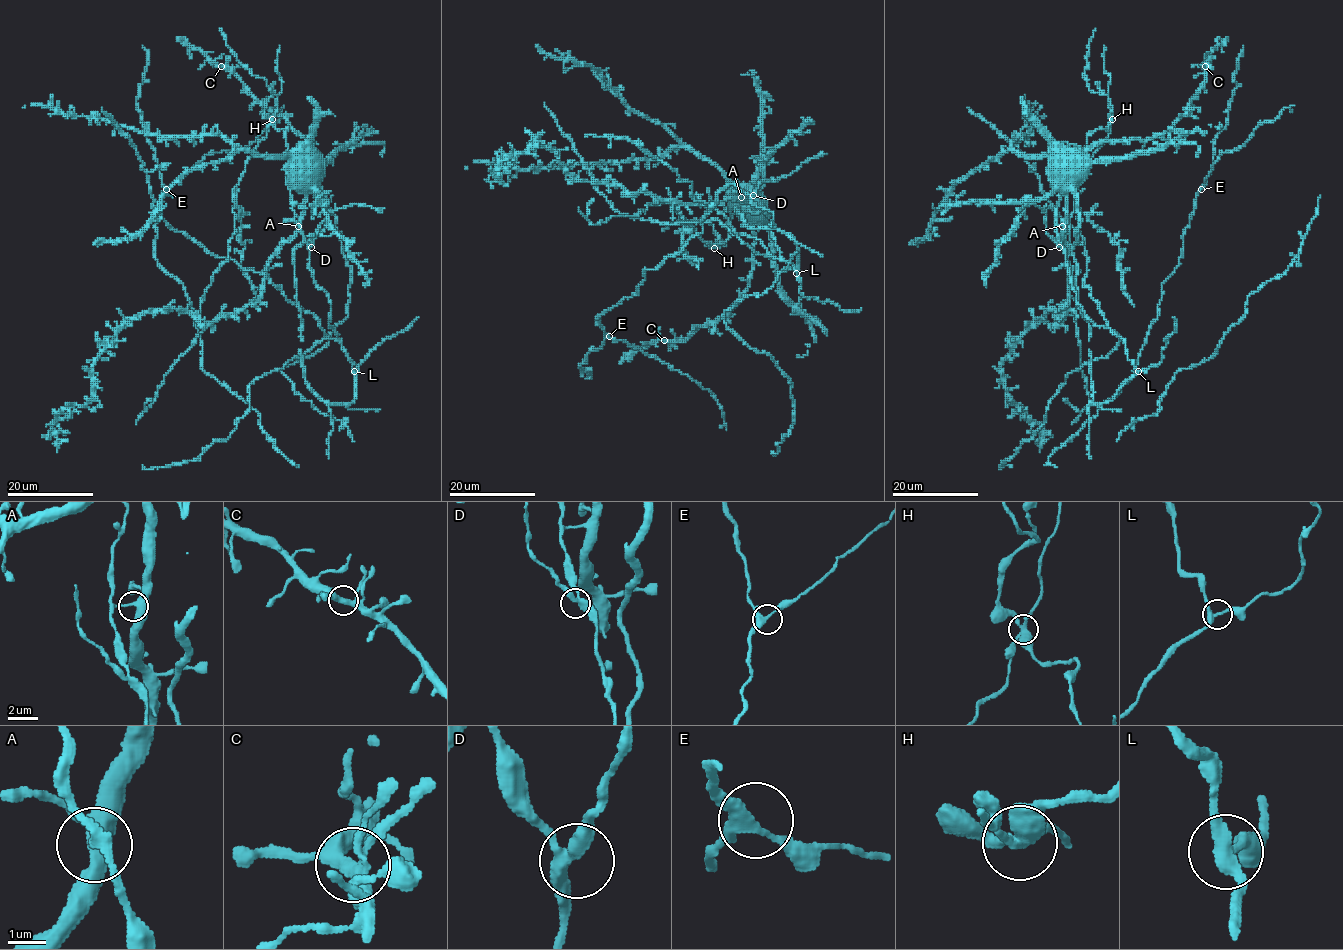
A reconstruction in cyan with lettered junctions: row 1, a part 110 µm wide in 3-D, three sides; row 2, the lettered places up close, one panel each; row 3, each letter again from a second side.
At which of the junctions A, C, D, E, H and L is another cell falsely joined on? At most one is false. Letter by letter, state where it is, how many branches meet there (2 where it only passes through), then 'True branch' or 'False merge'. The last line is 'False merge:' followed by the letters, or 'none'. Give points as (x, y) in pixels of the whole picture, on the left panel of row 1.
A: Place: (298, 226). Branches: 4. True branch
C: Place: (221, 66). Branches: 4. True branch
D: Place: (311, 247). Branches: 3. True branch
E: Place: (166, 189). Branches: 3. True branch
H: Place: (272, 119). Branches: 4. False merge
L: Place: (354, 371). Branches: 3. True branch
False merge: H

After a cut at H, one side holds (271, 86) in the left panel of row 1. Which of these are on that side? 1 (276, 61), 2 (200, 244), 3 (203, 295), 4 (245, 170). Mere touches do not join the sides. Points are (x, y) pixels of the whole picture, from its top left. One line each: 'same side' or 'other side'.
1: other side
2: same side
3: other side
4: other side

